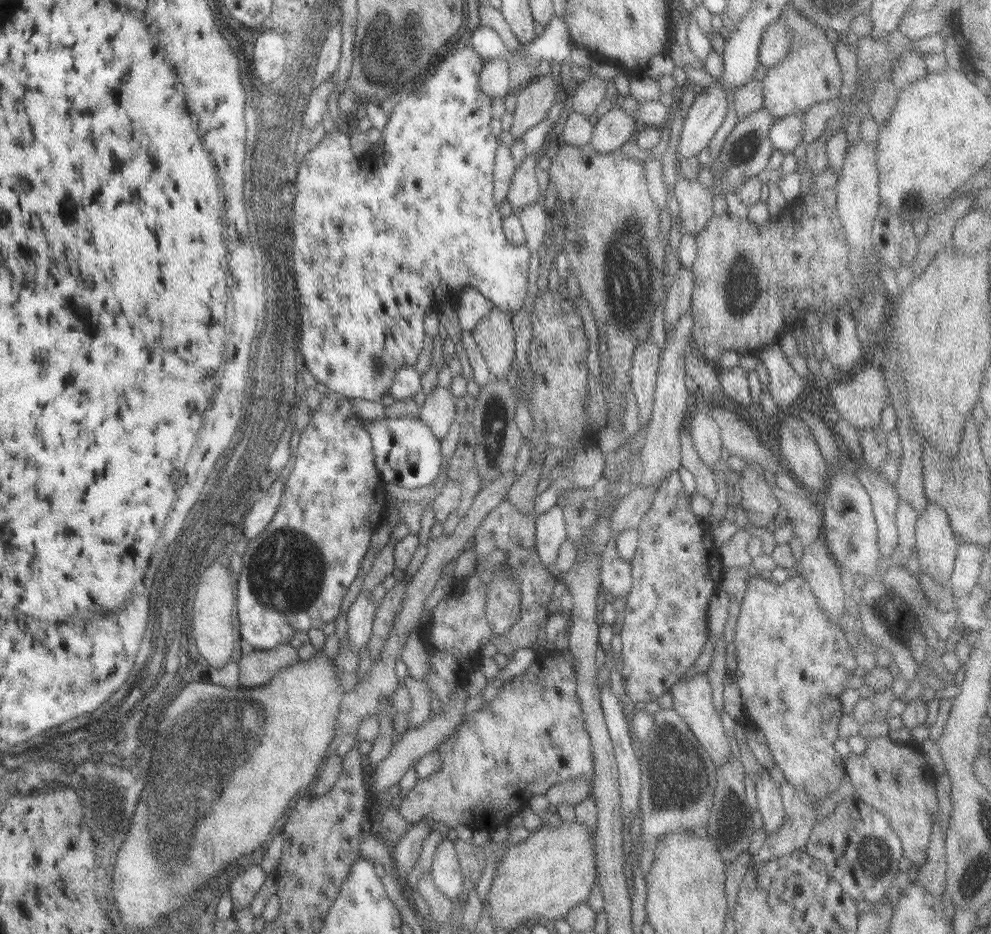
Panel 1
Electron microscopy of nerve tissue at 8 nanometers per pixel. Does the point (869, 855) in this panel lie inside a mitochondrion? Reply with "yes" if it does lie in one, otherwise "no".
yes

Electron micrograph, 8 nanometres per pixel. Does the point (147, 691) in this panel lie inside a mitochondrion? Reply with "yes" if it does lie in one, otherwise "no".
yes

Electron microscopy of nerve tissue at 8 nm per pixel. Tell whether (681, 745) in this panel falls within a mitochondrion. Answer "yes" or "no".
no

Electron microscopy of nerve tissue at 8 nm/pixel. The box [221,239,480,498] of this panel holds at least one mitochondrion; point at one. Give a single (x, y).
(376, 365)

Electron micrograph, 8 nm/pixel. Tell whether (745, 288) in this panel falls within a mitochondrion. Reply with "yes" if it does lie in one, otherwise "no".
yes

